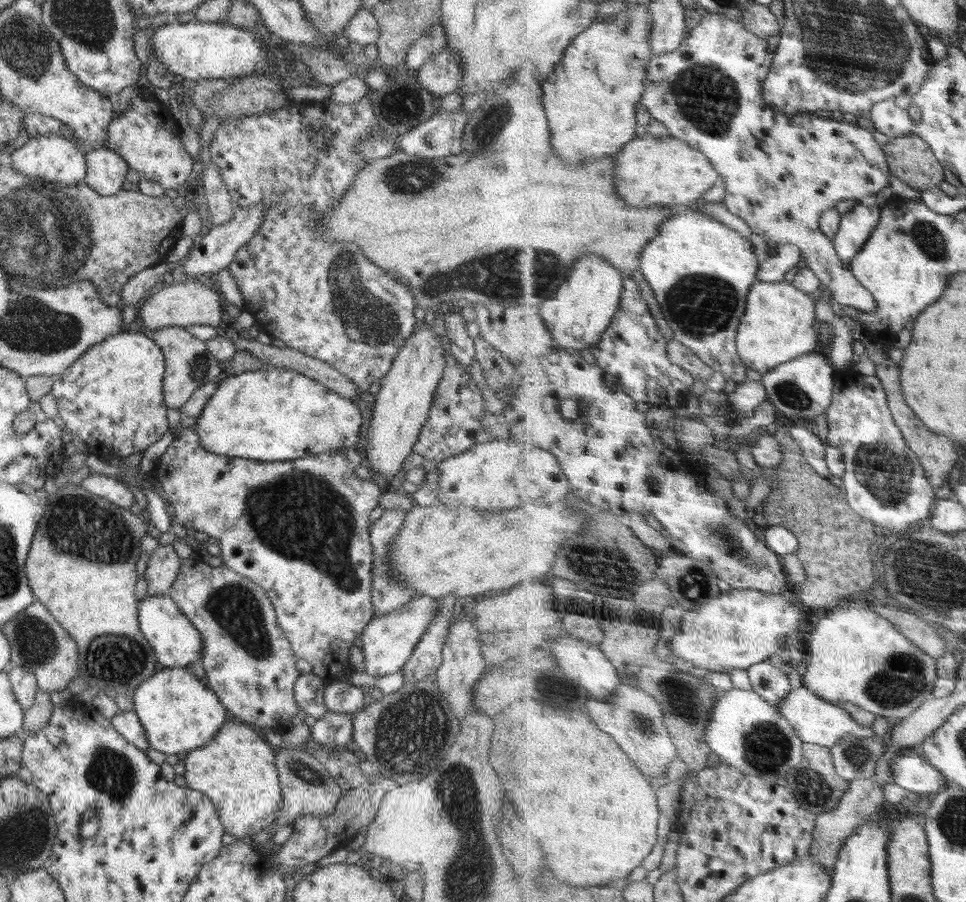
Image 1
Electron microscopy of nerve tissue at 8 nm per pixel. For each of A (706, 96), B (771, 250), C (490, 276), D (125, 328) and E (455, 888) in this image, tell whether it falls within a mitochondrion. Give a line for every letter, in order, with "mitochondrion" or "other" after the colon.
A: mitochondrion
B: other
C: mitochondrion
D: other
E: mitochondrion

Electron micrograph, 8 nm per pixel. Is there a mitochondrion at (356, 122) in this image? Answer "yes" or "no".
no

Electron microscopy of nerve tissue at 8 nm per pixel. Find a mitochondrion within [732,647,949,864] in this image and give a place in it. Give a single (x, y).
(901, 681)

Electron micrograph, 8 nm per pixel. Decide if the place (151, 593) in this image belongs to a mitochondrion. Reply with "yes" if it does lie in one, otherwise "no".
no

